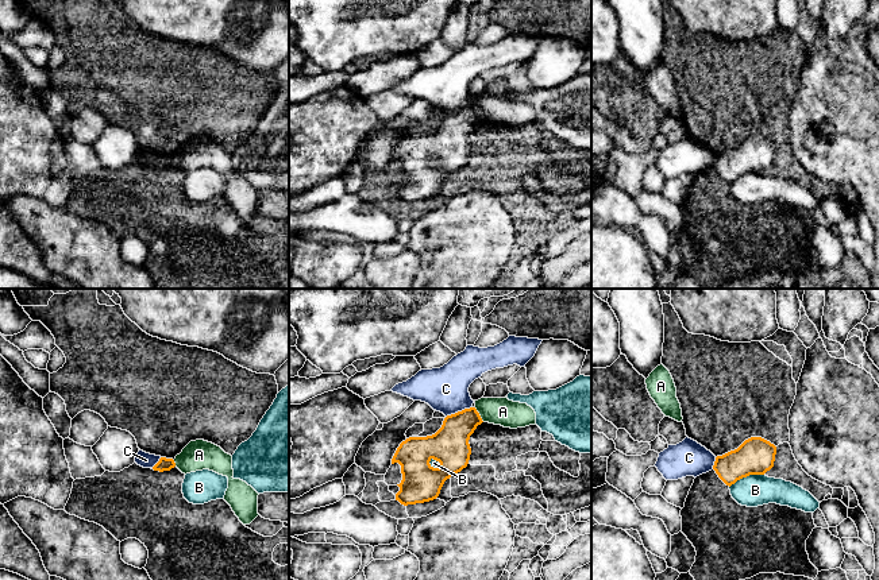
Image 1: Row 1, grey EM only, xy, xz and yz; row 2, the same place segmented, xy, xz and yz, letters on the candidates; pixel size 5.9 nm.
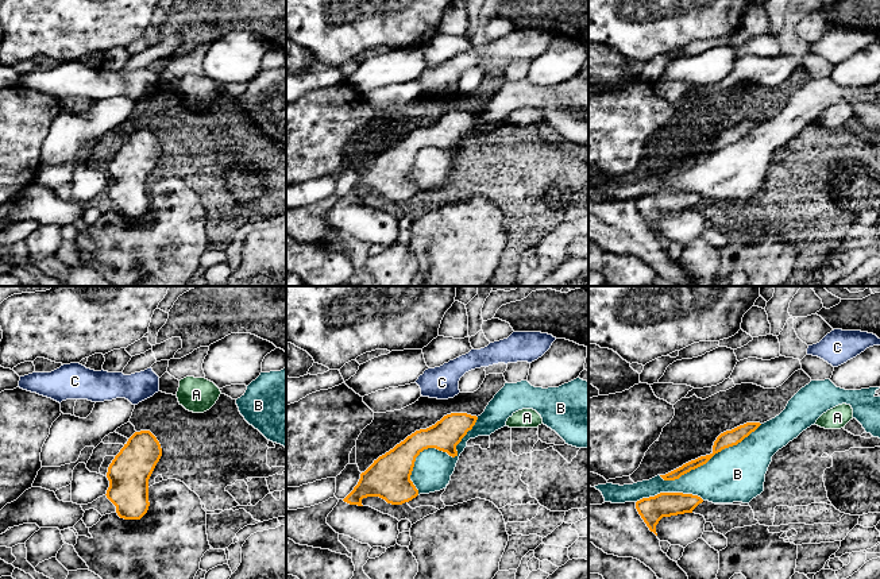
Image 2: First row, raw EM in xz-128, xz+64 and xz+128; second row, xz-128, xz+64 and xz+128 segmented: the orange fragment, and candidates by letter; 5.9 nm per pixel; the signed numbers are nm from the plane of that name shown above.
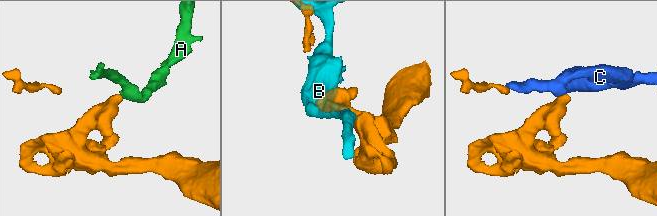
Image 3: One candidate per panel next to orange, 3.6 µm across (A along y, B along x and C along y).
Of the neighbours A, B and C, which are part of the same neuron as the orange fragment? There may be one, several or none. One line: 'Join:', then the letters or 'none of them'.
Join: none of them

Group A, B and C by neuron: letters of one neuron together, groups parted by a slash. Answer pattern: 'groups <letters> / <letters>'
groups A / B / C

